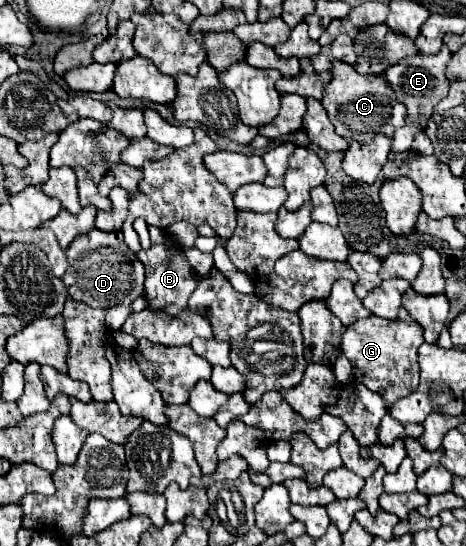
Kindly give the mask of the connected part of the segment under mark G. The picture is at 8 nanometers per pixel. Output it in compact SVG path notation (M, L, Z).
M401 306L397 320L369 316L347 326L343 332L341 350L353 366L355 380L365 384L371 392L381 394L381 398L385 400L385 408L391 408L397 400L407 398L419 386L417 348L423 342L423 328Z

